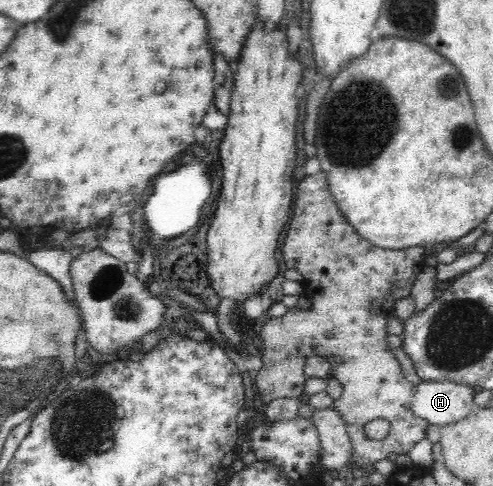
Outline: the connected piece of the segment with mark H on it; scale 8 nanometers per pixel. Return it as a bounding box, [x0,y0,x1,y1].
[412,382,475,427]

